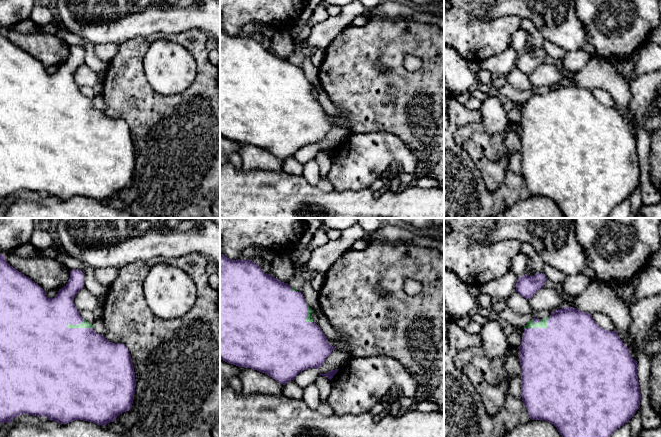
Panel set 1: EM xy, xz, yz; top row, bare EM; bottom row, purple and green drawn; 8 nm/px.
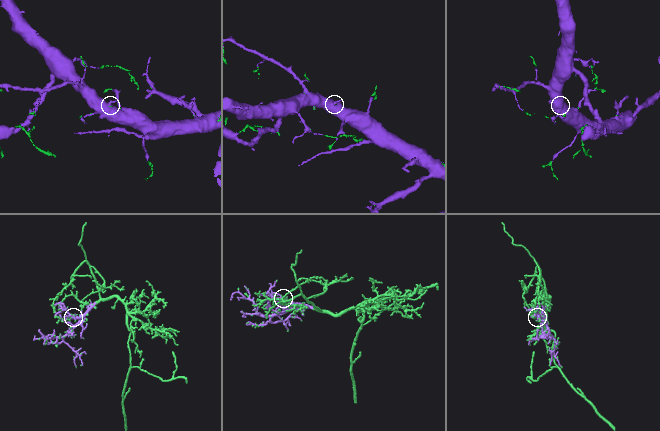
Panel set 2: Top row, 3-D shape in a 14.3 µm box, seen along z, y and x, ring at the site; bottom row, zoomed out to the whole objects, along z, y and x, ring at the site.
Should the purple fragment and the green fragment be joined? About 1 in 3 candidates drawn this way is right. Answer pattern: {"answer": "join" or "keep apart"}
{"answer": "join"}

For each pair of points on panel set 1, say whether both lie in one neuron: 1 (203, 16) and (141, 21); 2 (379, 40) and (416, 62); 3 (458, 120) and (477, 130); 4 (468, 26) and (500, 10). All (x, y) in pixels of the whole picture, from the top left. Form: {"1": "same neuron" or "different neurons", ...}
{"1": "same neuron", "2": "different neurons", "3": "different neurons", "4": "different neurons"}

